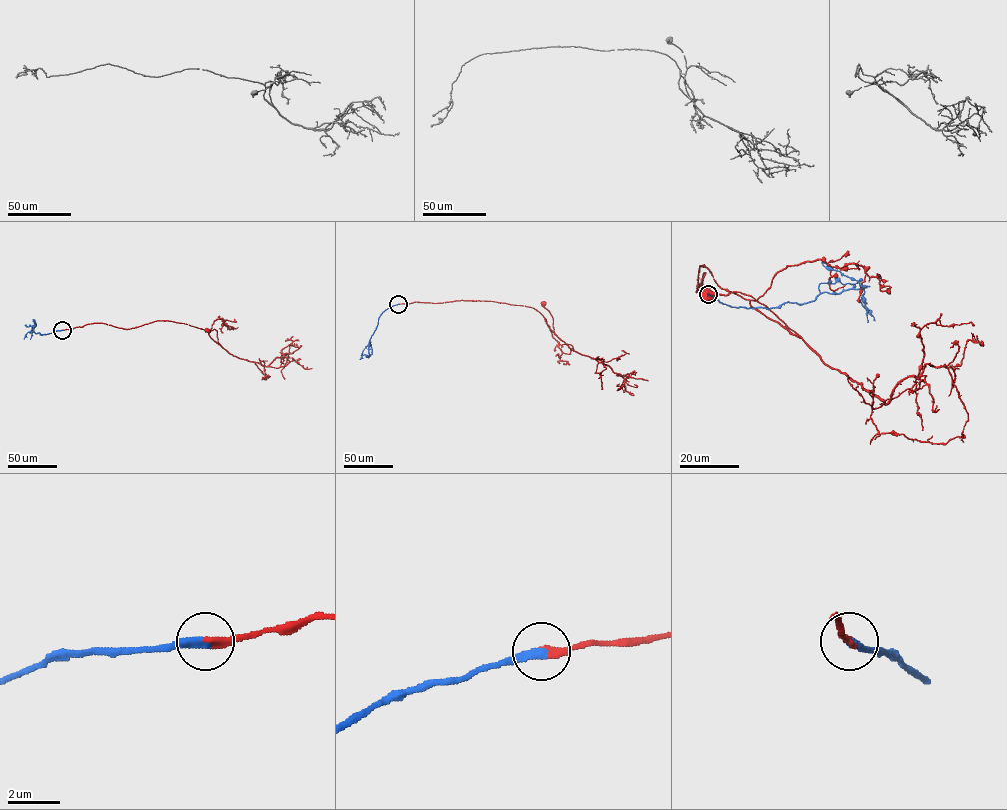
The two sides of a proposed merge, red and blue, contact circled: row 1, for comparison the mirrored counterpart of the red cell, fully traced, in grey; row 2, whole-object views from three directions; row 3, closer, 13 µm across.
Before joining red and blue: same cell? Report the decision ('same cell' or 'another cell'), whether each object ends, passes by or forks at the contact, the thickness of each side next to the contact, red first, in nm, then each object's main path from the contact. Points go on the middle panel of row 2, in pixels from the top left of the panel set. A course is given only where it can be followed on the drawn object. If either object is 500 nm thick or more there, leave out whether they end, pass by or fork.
same cell | red ends | blue ends | 300/360 nm | red via (398, 304), (463, 300), (525, 306), (541, 314), (555, 334), (553, 318), (542, 303) | blue via (398, 304), (385, 310), (379, 318), (369, 342), (371, 355), (368, 343)

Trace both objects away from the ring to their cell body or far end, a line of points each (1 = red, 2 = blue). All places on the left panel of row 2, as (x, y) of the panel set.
1: (62, 330), (101, 323), (127, 329), (156, 321), (169, 321), (205, 330), (219, 344), (217, 330), (206, 330)
2: (62, 330), (35, 333), (32, 320)

